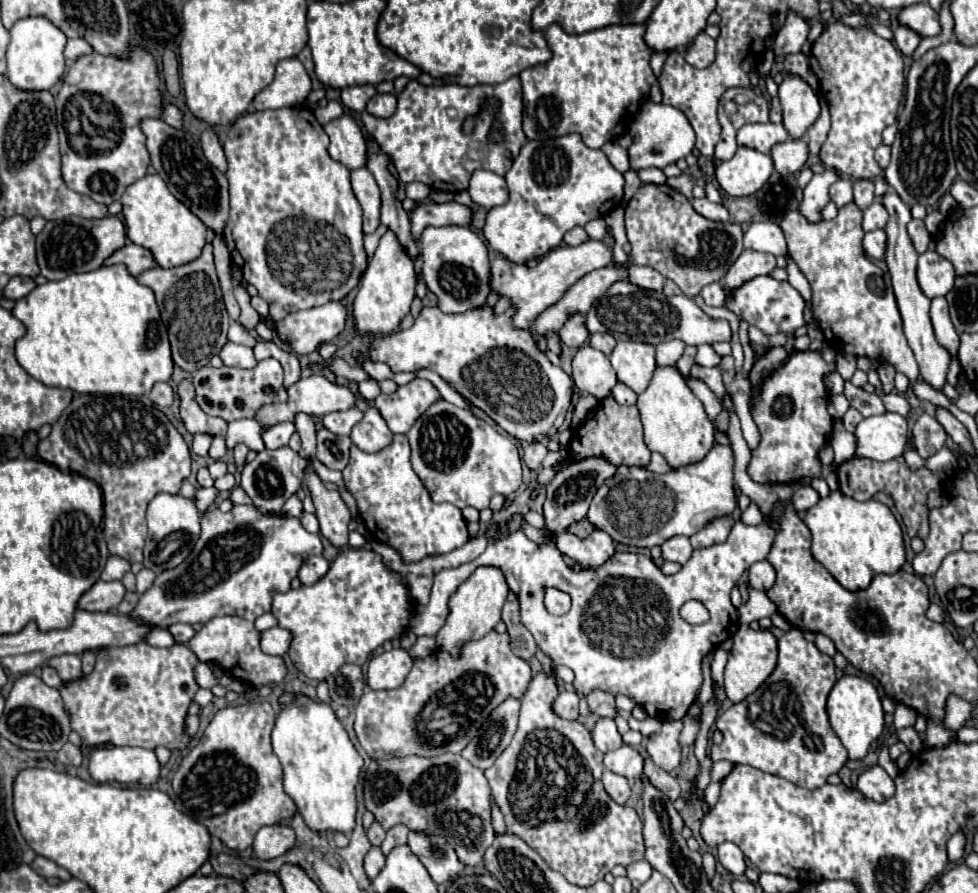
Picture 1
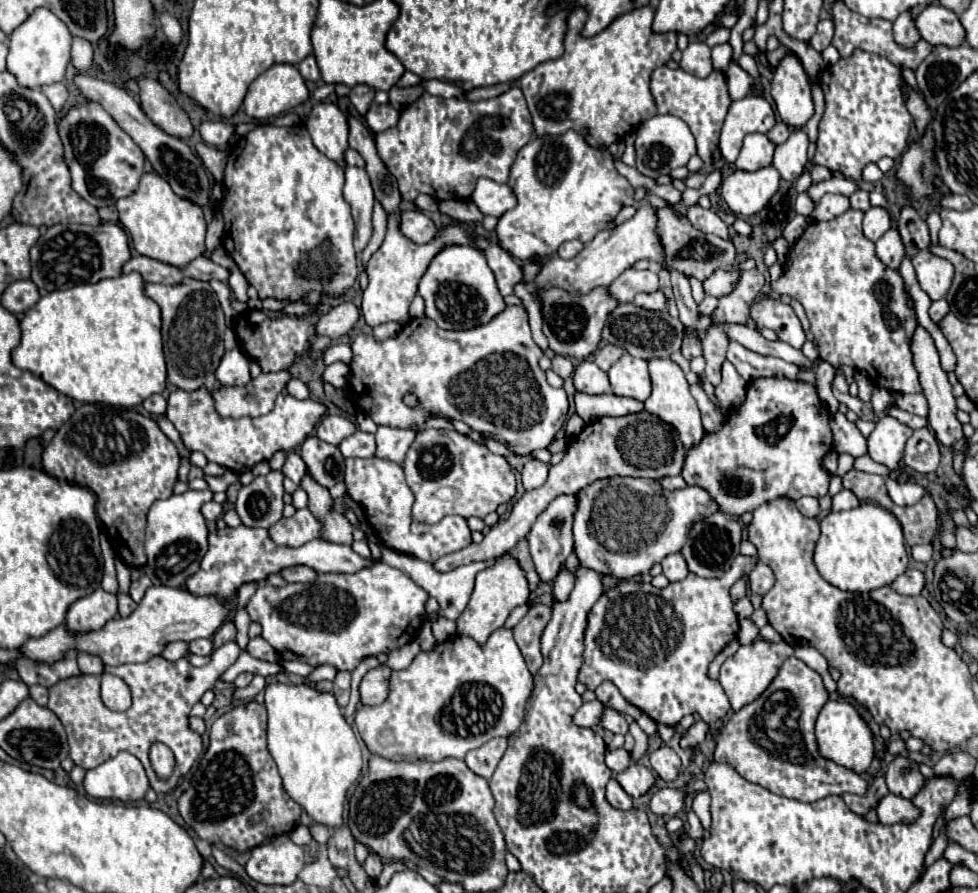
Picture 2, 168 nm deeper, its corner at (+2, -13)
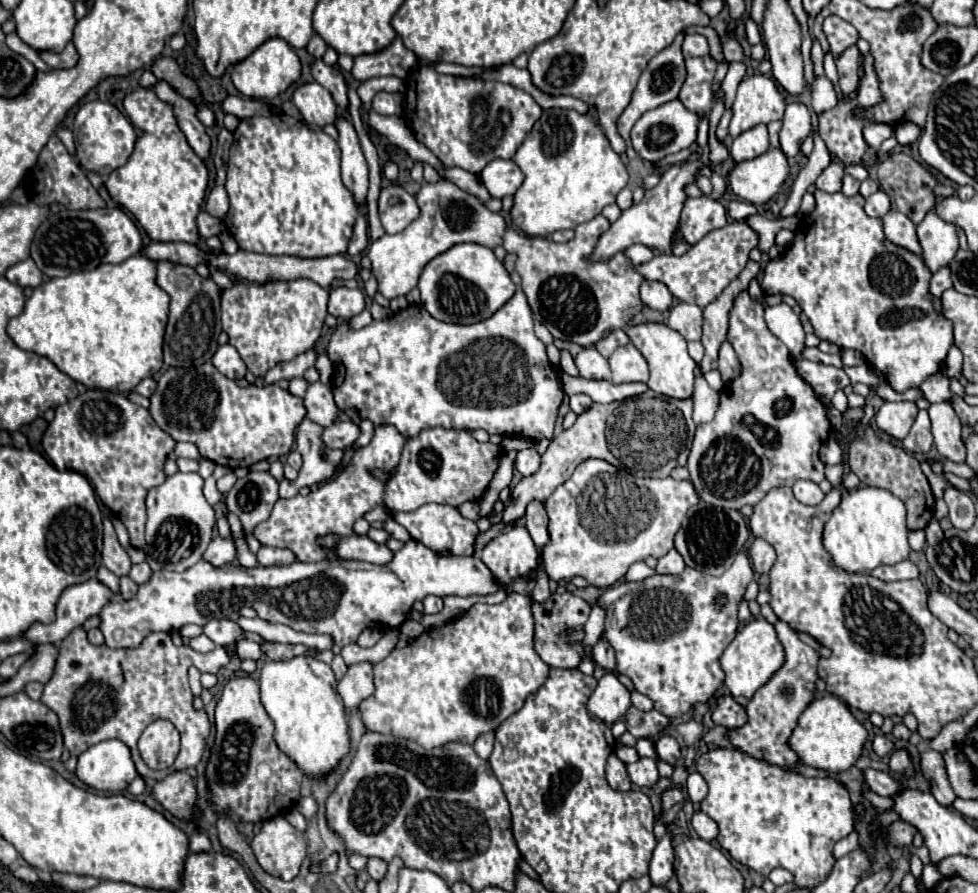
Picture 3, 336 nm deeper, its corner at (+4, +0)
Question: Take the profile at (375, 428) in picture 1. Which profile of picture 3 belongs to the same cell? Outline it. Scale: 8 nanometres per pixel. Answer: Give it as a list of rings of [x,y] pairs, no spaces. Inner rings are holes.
[[[338,420],[332,426],[324,428],[322,442],[326,446],[330,446],[332,450],[344,450],[346,446],[354,444],[358,436],[360,436],[360,428],[354,422],[350,422],[350,420]]]

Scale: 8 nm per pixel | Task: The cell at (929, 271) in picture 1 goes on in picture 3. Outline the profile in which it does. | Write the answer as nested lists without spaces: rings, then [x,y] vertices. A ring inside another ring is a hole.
[[[930,210],[918,224],[918,240],[924,250],[926,266],[936,272],[948,266],[954,258],[958,250],[958,228],[950,222],[942,222],[942,218]]]

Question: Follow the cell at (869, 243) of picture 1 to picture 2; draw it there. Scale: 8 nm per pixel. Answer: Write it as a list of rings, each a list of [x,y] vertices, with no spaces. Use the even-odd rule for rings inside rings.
[[[890,229],[876,241],[876,257],[890,269],[898,269],[904,255],[904,245],[898,231]]]

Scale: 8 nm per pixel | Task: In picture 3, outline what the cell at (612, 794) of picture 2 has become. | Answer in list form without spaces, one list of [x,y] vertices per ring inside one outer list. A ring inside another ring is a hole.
[[[610,754],[610,758],[608,758],[606,780],[614,790],[630,790],[632,788],[630,776],[626,772],[626,764],[616,754]]]

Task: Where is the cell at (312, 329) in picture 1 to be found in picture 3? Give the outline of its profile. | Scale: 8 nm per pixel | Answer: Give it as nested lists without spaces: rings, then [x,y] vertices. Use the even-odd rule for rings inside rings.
[[[334,288],[330,292],[330,302],[328,302],[328,312],[336,318],[348,320],[356,314],[360,314],[366,308],[364,304],[364,294],[356,288]]]

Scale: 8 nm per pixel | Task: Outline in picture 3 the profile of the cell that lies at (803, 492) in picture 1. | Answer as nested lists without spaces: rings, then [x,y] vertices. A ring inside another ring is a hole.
[[[798,480],[794,486],[794,496],[798,502],[802,504],[820,504],[824,498],[824,492],[818,488],[818,484],[810,482],[810,480]]]

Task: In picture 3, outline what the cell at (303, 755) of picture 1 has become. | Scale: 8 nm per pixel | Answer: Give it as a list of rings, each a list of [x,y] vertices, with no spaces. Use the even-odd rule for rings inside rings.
[[[294,656],[290,660],[266,662],[260,672],[258,682],[260,682],[262,704],[268,712],[268,716],[276,724],[274,740],[276,740],[278,748],[284,754],[288,754],[298,764],[298,768],[308,776],[326,774],[332,768],[336,768],[340,758],[346,756],[350,750],[350,734],[348,734],[344,704],[336,692],[336,678],[334,678],[332,668],[328,664],[324,664],[322,660],[316,660],[314,656]]]

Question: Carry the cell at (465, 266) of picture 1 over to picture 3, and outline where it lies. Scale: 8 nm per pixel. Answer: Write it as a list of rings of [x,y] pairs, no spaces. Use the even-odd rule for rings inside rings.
[[[456,244],[426,264],[418,290],[422,294],[422,306],[436,320],[450,324],[474,324],[500,310],[514,296],[516,286],[504,264],[490,248],[480,244]]]

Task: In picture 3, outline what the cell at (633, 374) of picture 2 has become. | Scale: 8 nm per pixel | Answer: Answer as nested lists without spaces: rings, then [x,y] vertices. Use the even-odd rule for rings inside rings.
[[[634,344],[618,346],[612,358],[612,382],[648,382],[648,364]]]

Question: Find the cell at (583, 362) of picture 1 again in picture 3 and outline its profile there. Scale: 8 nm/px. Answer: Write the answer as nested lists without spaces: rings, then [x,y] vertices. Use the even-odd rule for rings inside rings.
[[[582,348],[580,354],[574,358],[582,378],[590,380],[610,380],[610,366],[608,360],[594,348]]]

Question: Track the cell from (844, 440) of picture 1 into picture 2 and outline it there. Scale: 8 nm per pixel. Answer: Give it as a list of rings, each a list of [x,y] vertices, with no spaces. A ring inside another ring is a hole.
[[[836,413],[830,419],[830,429],[834,433],[834,443],[832,445],[834,445],[836,453],[848,453],[852,457],[866,455],[866,439],[864,439],[864,435],[842,413]]]

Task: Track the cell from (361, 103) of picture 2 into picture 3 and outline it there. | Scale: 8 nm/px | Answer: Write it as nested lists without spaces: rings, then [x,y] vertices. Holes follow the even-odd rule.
[[[394,38],[390,46],[386,46],[380,52],[374,54],[362,54],[354,58],[352,76],[358,82],[364,82],[368,78],[376,76],[398,76],[407,79],[413,69],[418,65],[418,58],[412,50],[408,50],[402,44],[402,38]]]

